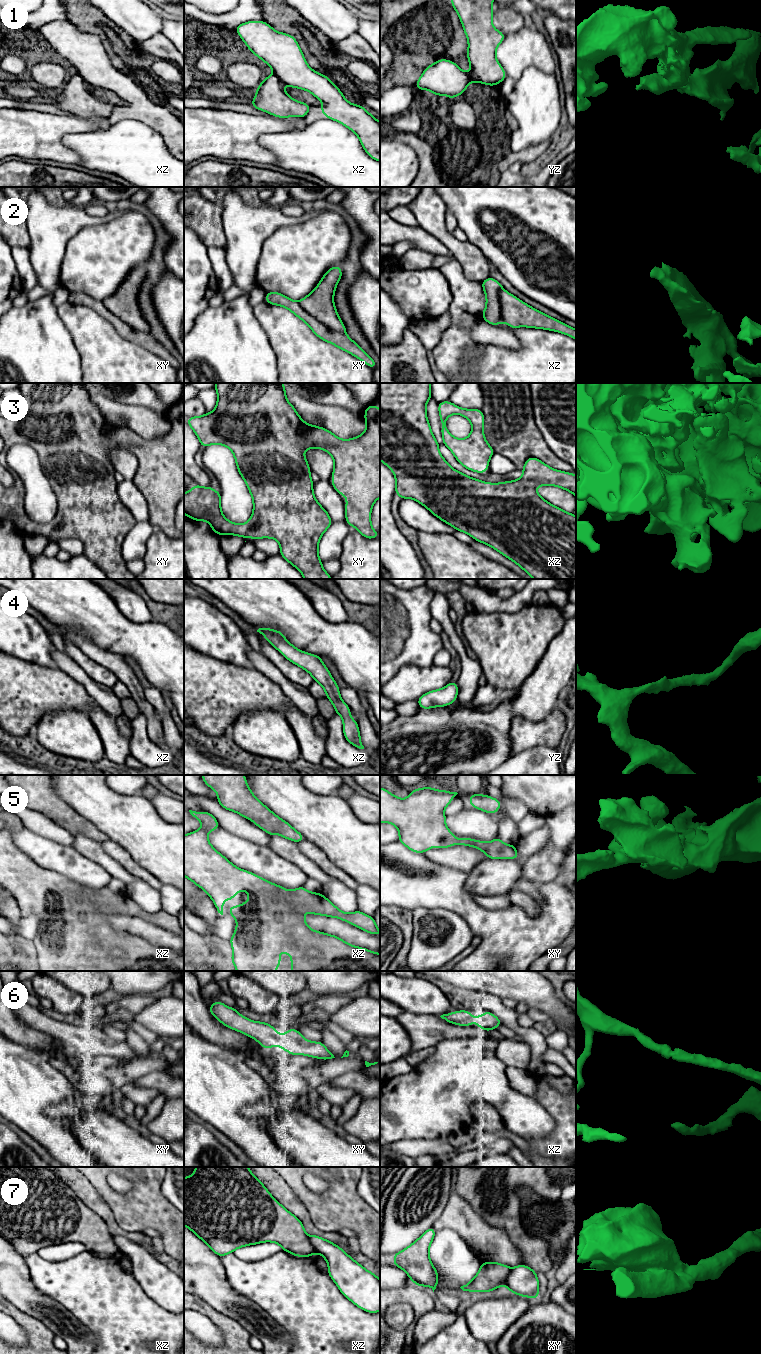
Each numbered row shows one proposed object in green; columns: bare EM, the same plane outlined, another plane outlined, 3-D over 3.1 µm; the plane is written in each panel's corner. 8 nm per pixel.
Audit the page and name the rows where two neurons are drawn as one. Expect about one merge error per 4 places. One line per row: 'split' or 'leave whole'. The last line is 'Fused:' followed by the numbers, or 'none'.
1: leave whole
2: leave whole
3: leave whole
4: leave whole
5: leave whole
6: leave whole
7: split
Fused: 7

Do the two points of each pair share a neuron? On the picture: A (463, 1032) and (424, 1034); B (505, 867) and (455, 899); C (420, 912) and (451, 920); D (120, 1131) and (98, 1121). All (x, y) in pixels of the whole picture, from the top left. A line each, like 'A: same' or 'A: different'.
A: same
B: different
C: same
D: same

